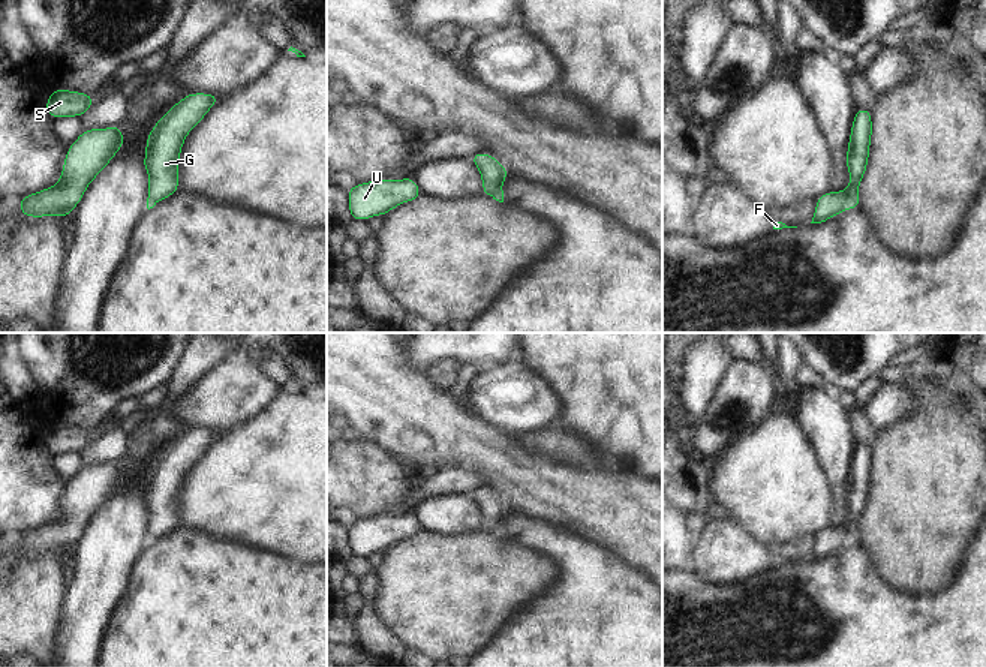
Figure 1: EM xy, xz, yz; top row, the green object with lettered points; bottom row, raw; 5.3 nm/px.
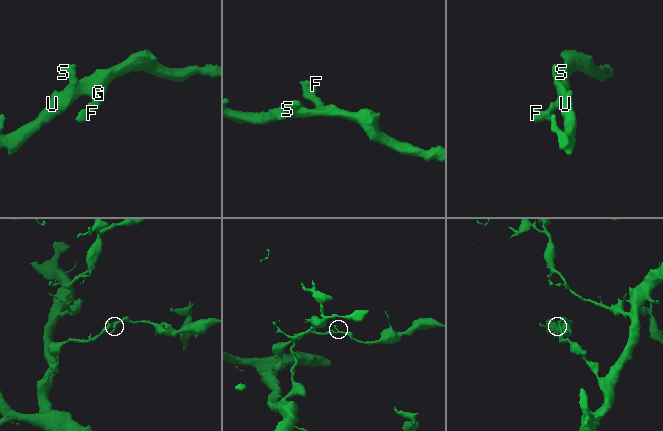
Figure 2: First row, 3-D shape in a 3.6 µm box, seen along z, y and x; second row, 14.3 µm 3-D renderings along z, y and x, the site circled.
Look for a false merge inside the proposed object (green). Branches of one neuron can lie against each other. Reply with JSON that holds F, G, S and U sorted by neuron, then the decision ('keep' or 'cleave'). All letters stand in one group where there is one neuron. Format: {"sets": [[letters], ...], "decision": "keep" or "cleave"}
{"sets": [["F", "G", "S", "U"]], "decision": "keep"}

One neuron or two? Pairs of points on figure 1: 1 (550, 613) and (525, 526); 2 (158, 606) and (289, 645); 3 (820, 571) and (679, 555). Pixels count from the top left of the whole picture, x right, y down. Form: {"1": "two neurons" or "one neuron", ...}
{"1": "one neuron", "2": "one neuron", "3": "two neurons"}

